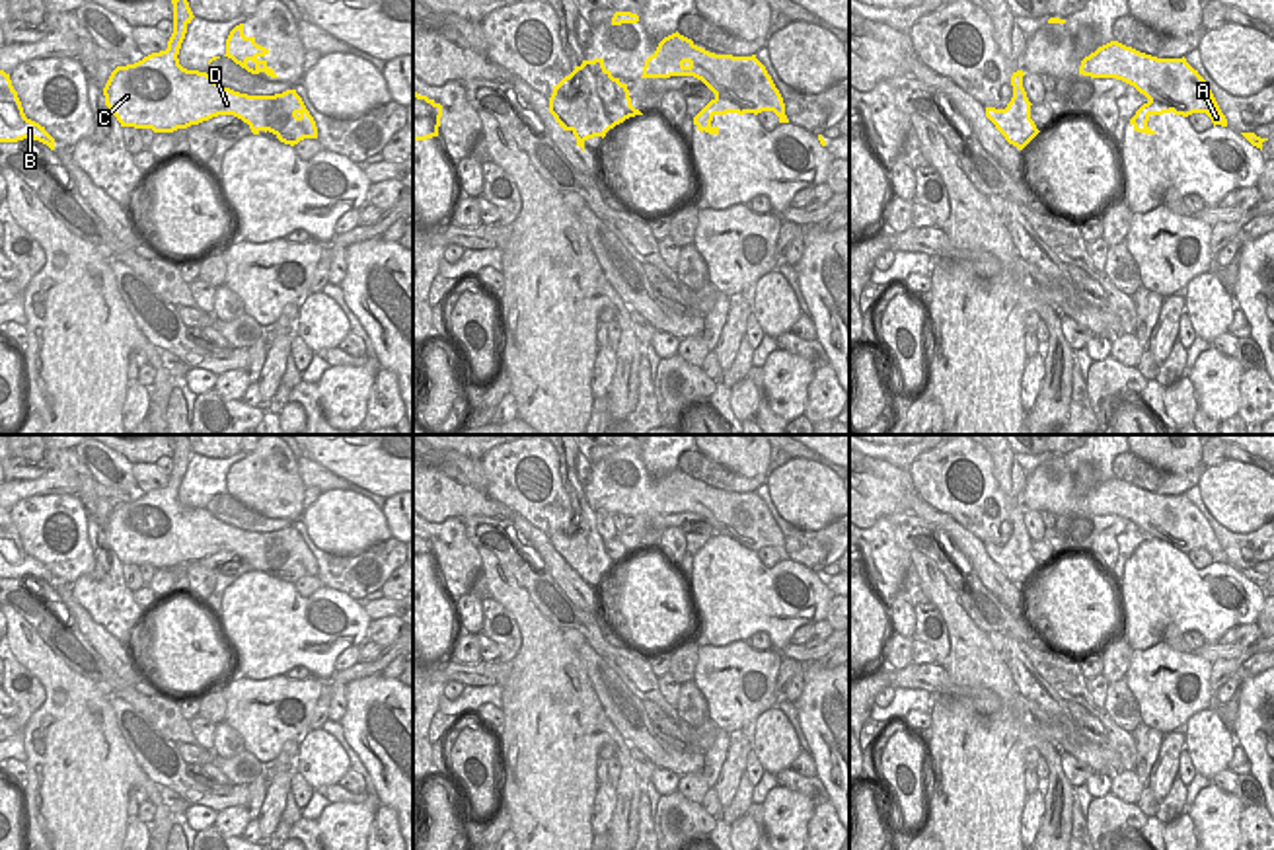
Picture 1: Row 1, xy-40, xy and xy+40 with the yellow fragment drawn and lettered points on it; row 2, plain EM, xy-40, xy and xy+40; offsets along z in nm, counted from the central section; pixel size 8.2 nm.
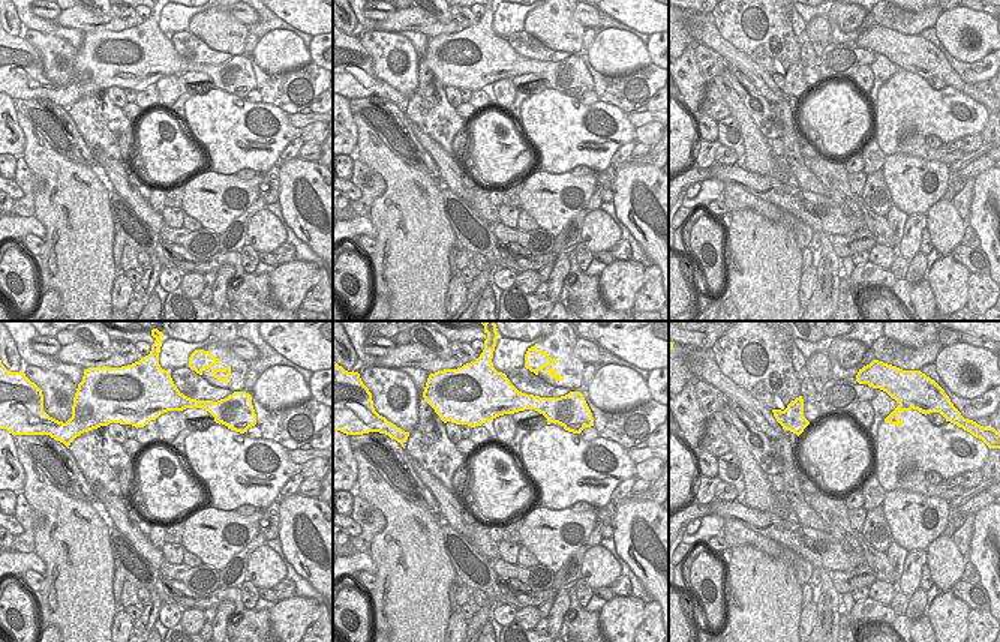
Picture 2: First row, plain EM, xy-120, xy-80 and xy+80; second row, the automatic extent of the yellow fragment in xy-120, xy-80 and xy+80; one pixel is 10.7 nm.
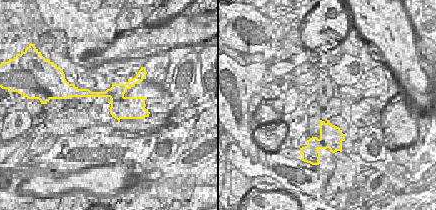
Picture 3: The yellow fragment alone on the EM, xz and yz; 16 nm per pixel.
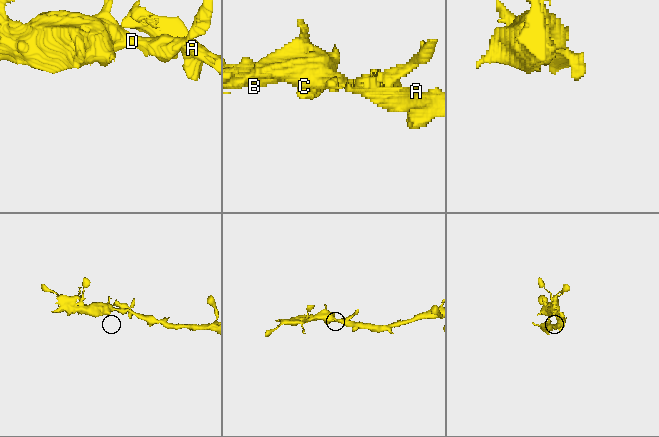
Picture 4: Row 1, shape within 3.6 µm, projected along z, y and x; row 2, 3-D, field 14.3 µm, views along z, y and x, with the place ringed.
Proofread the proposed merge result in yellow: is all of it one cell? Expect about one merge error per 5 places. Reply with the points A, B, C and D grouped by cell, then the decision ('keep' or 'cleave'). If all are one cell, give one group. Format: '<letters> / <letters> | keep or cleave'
A B C D | keep

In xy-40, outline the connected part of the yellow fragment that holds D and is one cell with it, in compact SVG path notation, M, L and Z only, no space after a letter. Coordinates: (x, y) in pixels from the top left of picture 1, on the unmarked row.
M173 435L173 470L168 485L117 503L105 524L105 542L121 563L173 569L218 552L234 552L253 571L273 569L284 581L318 575L318 563L296 526L275 532L247 532L224 524L206 509L179 501L187 462L195 454L187 435Z

